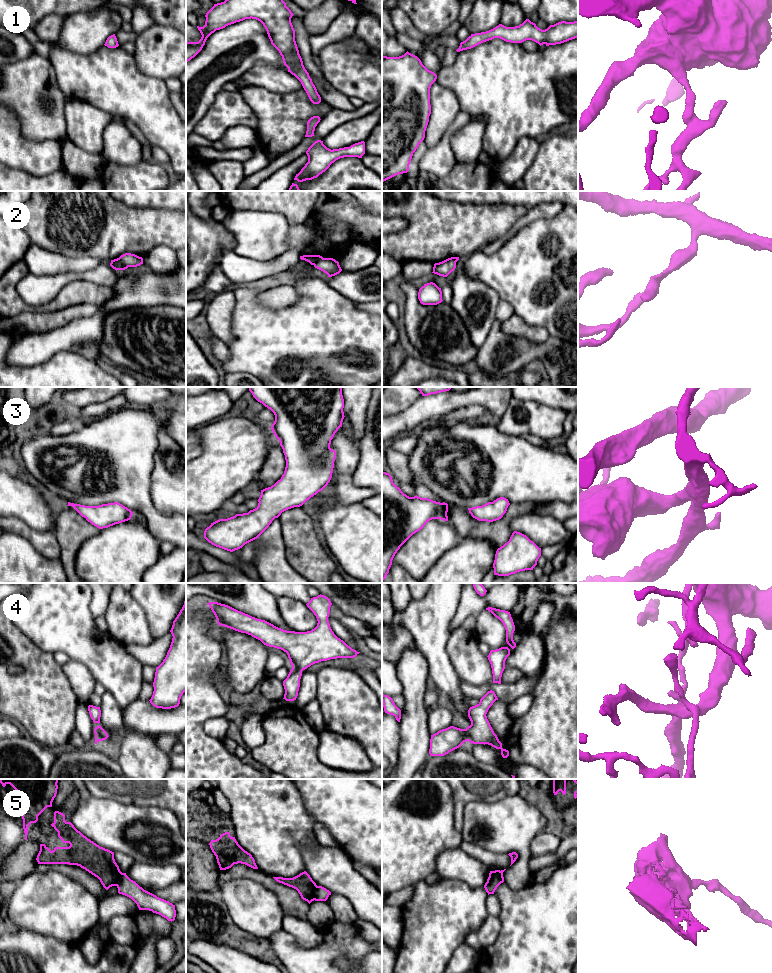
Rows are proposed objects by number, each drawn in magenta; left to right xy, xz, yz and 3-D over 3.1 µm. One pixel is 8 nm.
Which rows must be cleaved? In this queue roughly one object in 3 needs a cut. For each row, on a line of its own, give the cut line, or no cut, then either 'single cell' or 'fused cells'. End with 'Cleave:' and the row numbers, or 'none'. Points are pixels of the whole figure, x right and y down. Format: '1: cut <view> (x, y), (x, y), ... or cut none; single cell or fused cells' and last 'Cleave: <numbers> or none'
1: cut none; single cell
2: cut xy (118, 258), (127, 267); fused cells
3: cut none; single cell
4: cut none; single cell
5: cut yz (502, 874), (494, 873), (487, 880); fused cells
Cleave: 2, 5

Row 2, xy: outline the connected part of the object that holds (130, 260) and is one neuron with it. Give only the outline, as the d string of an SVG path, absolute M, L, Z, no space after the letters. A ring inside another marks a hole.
M125 253L119 257L119 260L127 267L137 267L143 264L143 258L135 254Z

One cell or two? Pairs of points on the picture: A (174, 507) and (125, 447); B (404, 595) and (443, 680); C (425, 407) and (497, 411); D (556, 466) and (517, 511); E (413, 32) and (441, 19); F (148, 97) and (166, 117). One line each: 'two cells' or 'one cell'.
A: two cells
B: two cells
C: one cell
D: two cells
E: two cells
F: one cell

